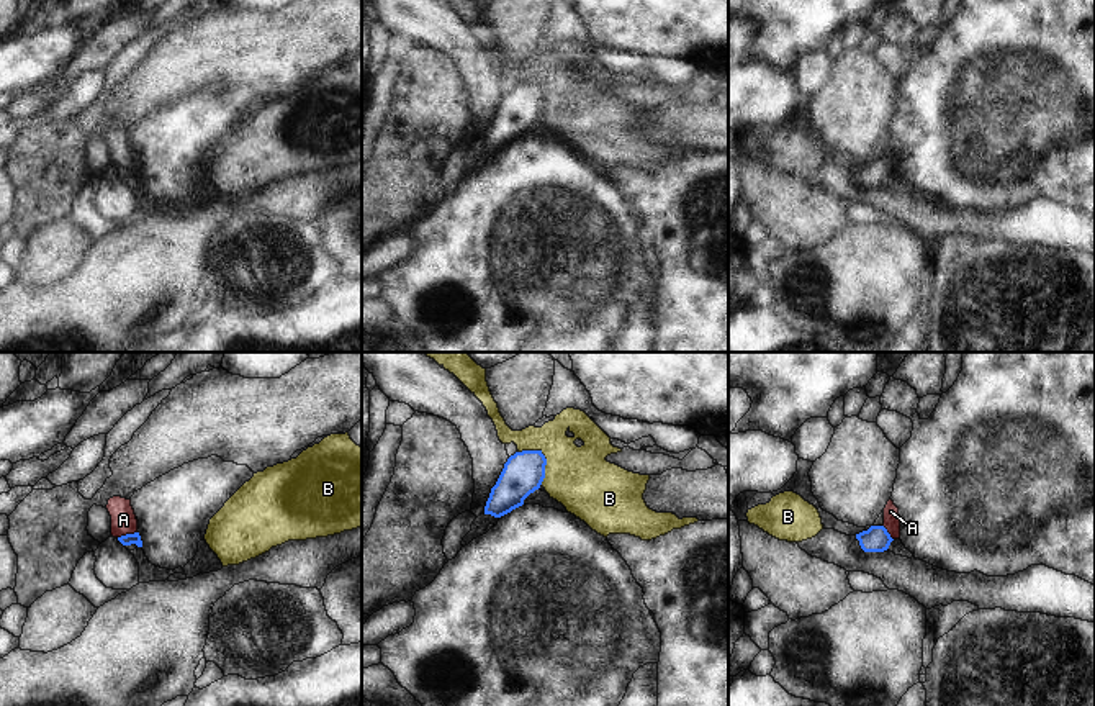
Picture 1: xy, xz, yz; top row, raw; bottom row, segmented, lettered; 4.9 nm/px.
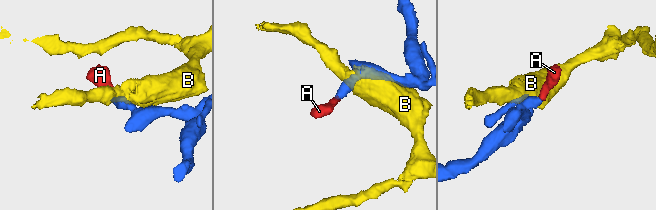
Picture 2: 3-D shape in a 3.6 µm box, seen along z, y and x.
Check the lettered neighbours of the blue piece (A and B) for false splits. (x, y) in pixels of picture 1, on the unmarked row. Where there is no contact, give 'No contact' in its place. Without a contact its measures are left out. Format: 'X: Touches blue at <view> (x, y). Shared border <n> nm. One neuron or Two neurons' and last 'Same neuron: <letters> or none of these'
A: Touches blue at xy (126, 167). Shared border 100 nm. One neuron
B: Touches blue at xz (544, 90). Shared border 200 nm. Two neurons
Same neuron: A.

